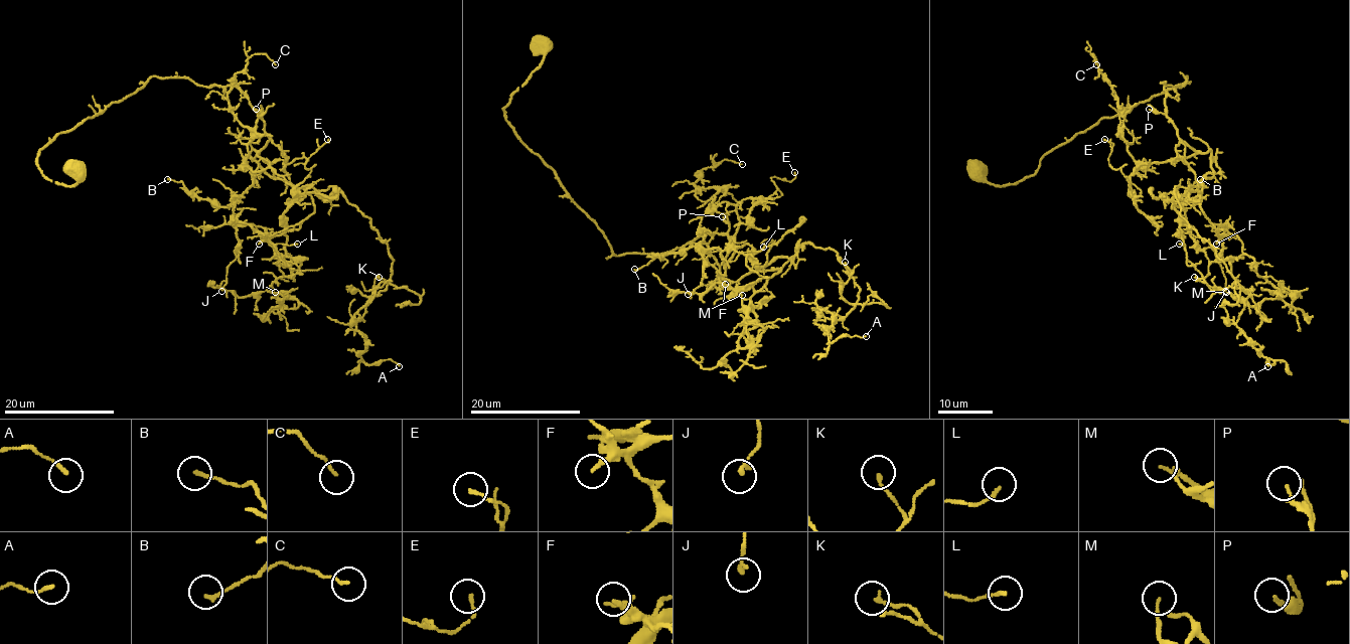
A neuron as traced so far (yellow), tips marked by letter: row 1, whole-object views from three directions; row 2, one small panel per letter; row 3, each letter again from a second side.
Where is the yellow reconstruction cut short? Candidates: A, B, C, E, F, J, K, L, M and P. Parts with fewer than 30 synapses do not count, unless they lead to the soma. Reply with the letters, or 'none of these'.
none of these

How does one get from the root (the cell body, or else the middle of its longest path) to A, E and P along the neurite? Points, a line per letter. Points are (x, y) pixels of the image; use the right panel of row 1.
A: (979, 169), (1015, 184), (1187, 75), (1165, 113), (1213, 175), (1175, 197), (1248, 295), (1236, 325), (1267, 366)
E: (979, 169), (1015, 184), (1187, 75), (1165, 87), (1165, 113), (1192, 154), (1140, 164), (1131, 186), (1104, 139)
P: (979, 169), (990, 183), (1015, 184), (1076, 134), (1187, 75), (1181, 87), (1165, 87), (1165, 113), (1149, 109)

